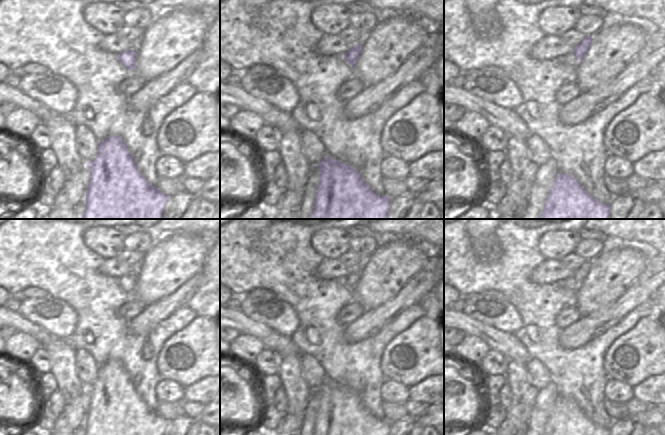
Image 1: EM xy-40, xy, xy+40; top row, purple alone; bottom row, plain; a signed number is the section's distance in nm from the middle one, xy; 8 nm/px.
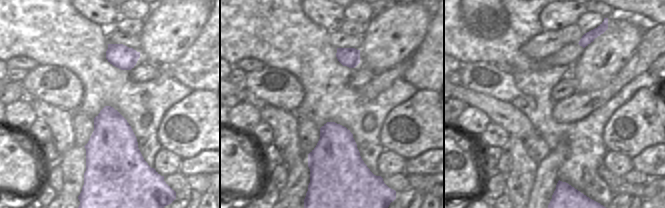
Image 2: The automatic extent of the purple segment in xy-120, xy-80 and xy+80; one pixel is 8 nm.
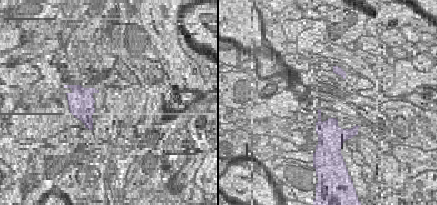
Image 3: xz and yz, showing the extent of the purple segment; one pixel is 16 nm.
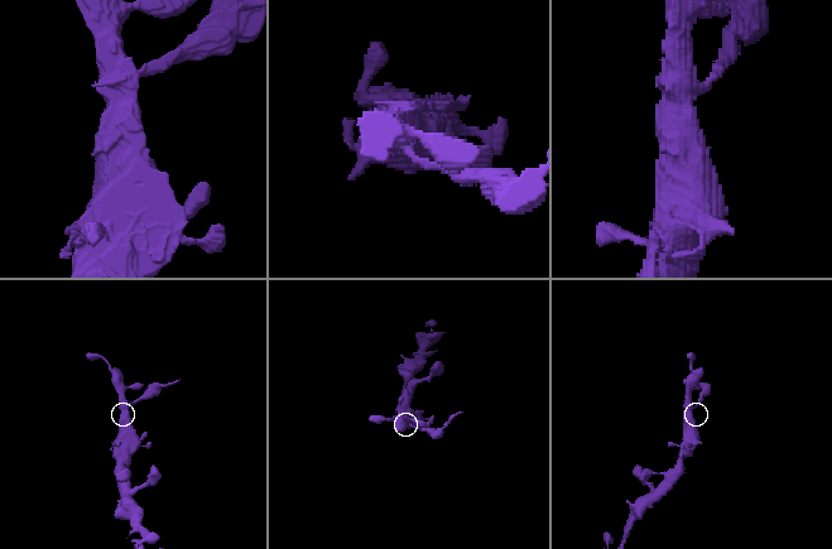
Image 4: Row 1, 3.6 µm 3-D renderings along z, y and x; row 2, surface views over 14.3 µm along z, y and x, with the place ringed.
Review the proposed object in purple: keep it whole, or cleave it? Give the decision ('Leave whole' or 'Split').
Leave whole.

